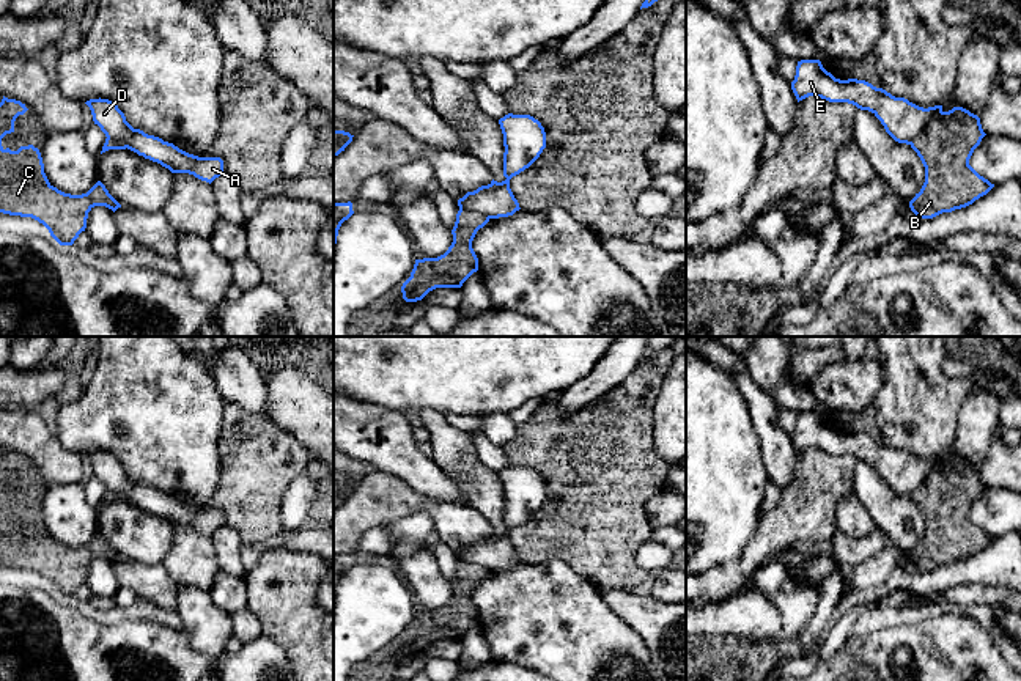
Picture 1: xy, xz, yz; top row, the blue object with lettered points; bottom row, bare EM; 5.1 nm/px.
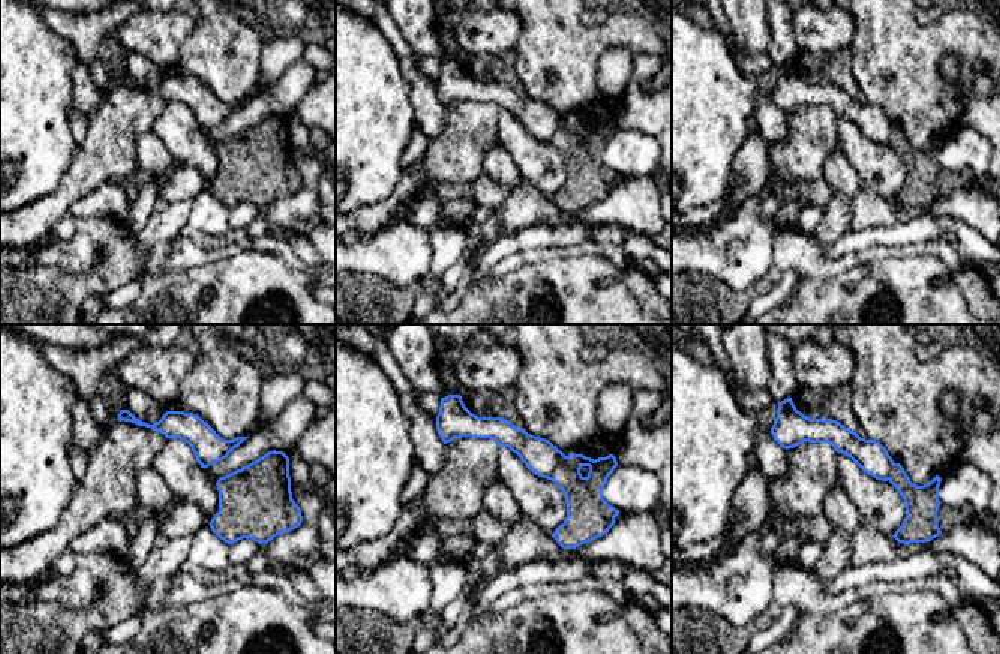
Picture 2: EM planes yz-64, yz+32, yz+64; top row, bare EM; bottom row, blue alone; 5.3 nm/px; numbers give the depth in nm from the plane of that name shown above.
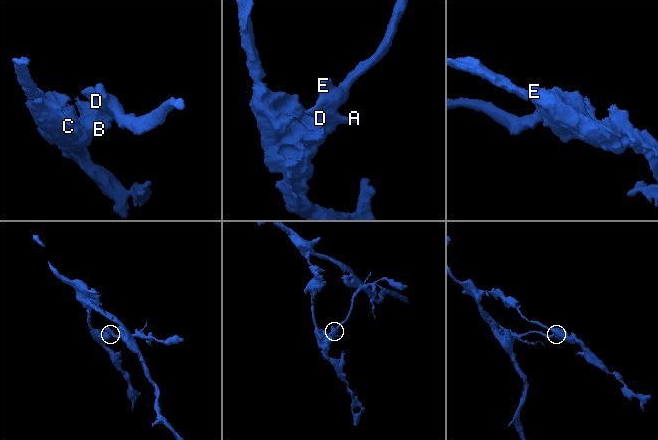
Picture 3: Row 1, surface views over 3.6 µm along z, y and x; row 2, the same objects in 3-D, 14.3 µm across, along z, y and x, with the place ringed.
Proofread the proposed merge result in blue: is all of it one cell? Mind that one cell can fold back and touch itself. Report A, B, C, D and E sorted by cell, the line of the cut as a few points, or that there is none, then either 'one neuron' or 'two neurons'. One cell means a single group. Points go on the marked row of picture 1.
A D E / B C | yz (943, 112), (936, 114), (908, 143) | two neurons

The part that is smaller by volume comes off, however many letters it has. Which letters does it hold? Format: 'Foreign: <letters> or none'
Foreign: A, D, E

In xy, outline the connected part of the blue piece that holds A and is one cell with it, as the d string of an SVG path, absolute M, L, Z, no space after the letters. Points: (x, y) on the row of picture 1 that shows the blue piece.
M99 98L85 104L91 110L94 124L101 127L107 138L118 140L127 149L160 164L171 173L189 173L209 184L223 175L223 160L220 157L198 157L159 137L134 129L112 101Z

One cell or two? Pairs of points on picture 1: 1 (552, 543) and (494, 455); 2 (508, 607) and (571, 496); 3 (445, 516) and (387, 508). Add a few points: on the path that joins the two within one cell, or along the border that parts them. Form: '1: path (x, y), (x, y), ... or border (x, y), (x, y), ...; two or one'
1: border (501, 447), (510, 464); two
2: border (521, 560), (545, 562), (560, 559), (571, 568); two
3: path (431, 507), (401, 505); one

